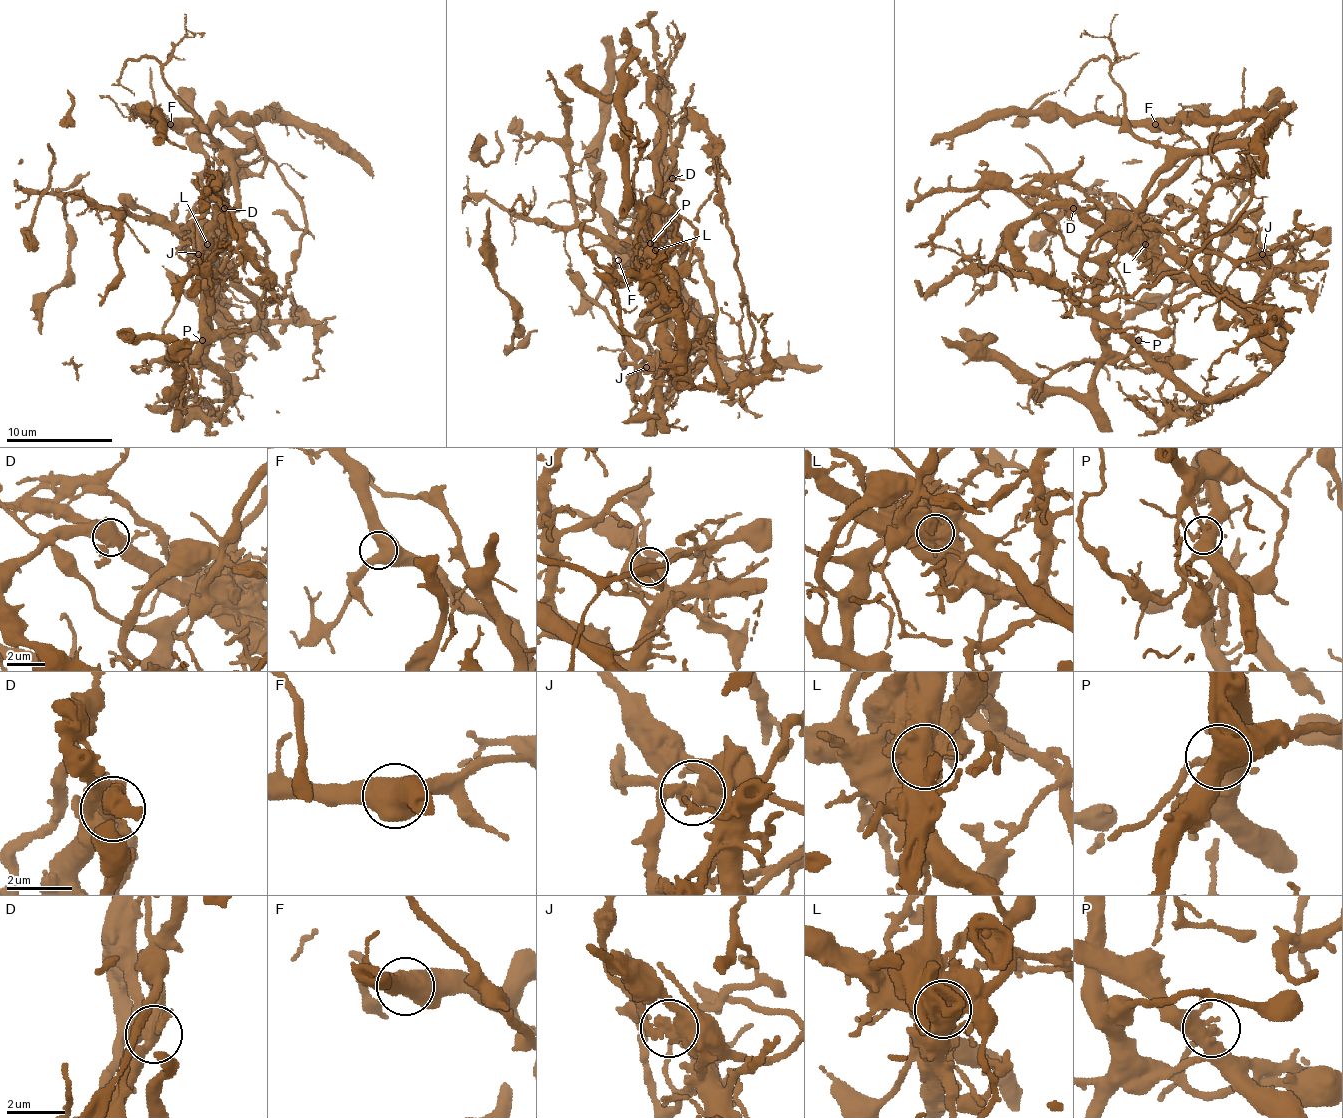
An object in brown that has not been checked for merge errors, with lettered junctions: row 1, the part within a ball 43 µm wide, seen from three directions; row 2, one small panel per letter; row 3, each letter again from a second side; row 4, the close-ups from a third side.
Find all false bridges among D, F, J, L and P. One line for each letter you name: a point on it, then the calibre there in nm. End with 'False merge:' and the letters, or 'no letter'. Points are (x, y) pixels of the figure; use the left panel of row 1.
J: at (198, 254); 600 nm thick
L: at (207, 244); 850 nm thick
P: at (202, 340); 360 nm thick
False merge: J, L, P

